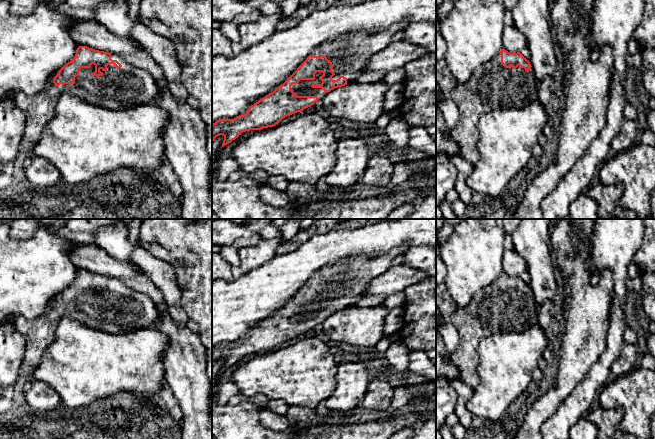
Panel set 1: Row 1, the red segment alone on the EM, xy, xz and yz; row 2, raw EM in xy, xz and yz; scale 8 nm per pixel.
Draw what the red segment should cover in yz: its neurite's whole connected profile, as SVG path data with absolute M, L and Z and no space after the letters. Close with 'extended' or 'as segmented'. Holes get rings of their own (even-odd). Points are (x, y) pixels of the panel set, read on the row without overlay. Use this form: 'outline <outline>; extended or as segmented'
outline M504 272L492 284L476 292L465 307L454 302L444 282L437 285L436 308L441 312L444 322L452 324L459 333L459 345L451 355L451 360L459 371L460 380L472 388L480 381L477 348L481 340L498 332L523 332L538 324L540 311L529 284L520 276L510 277Z; extended

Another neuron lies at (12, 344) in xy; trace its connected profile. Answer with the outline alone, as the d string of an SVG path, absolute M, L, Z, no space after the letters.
M13 319L4 320L0 324L0 397L4 387L18 380L25 351L26 342L15 329Z

